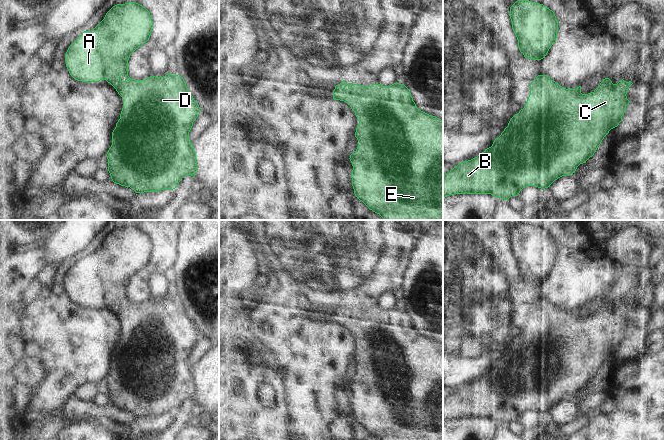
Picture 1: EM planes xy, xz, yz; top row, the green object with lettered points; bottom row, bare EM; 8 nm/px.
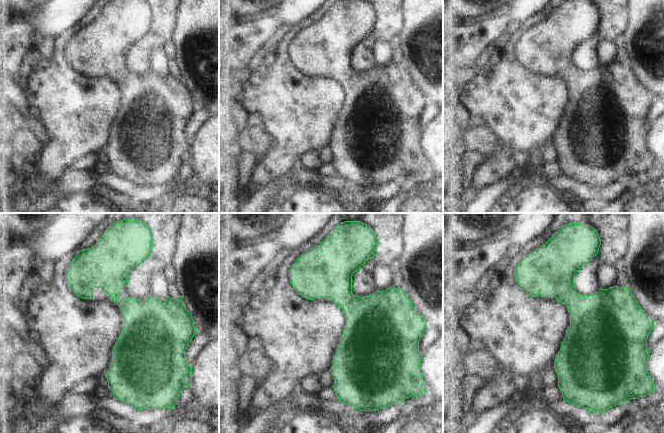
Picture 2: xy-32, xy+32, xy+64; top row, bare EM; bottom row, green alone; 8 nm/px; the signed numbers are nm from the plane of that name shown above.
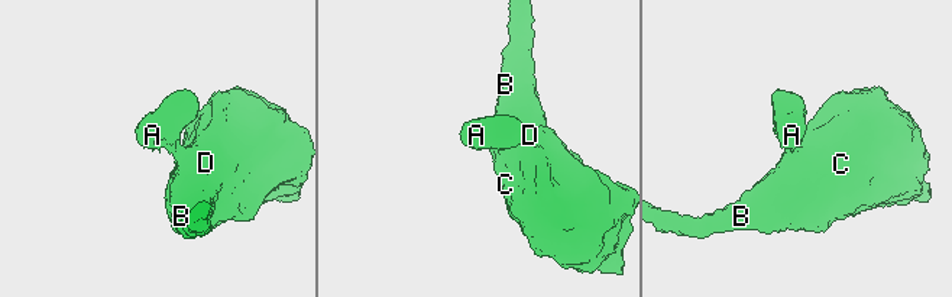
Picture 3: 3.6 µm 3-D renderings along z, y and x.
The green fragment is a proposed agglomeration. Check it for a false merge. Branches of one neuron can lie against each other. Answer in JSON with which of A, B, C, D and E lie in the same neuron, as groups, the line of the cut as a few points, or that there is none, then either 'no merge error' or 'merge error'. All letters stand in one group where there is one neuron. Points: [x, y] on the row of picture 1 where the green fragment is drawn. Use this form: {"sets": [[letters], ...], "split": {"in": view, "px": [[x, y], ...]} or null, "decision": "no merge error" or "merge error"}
{"sets": [["A", "B", "C", "D", "E"]], "split": null, "decision": "no merge error"}

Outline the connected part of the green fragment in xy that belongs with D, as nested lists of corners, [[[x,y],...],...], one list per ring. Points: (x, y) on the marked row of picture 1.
[[[136,2],[117,4],[93,30],[84,31],[65,54],[66,67],[74,79],[87,83],[106,80],[122,97],[120,119],[112,132],[112,145],[106,154],[108,171],[114,183],[130,187],[140,194],[164,189],[173,190],[184,176],[195,177],[198,170],[193,143],[189,141],[189,132],[200,114],[200,107],[189,93],[184,79],[179,74],[174,76],[169,73],[163,77],[152,75],[145,80],[134,80],[128,76],[130,55],[149,40],[152,27],[150,12],[142,5]]]

